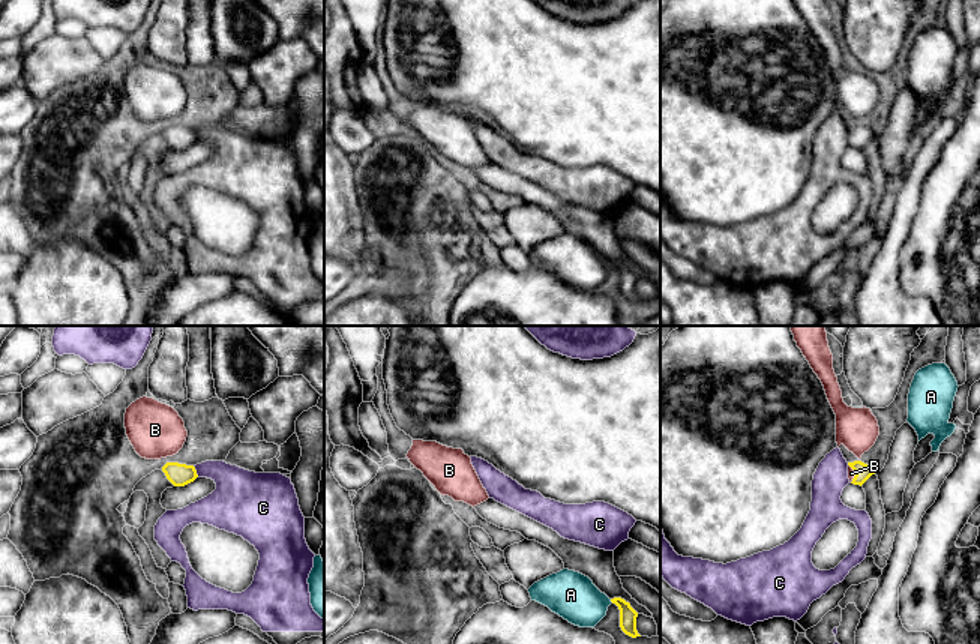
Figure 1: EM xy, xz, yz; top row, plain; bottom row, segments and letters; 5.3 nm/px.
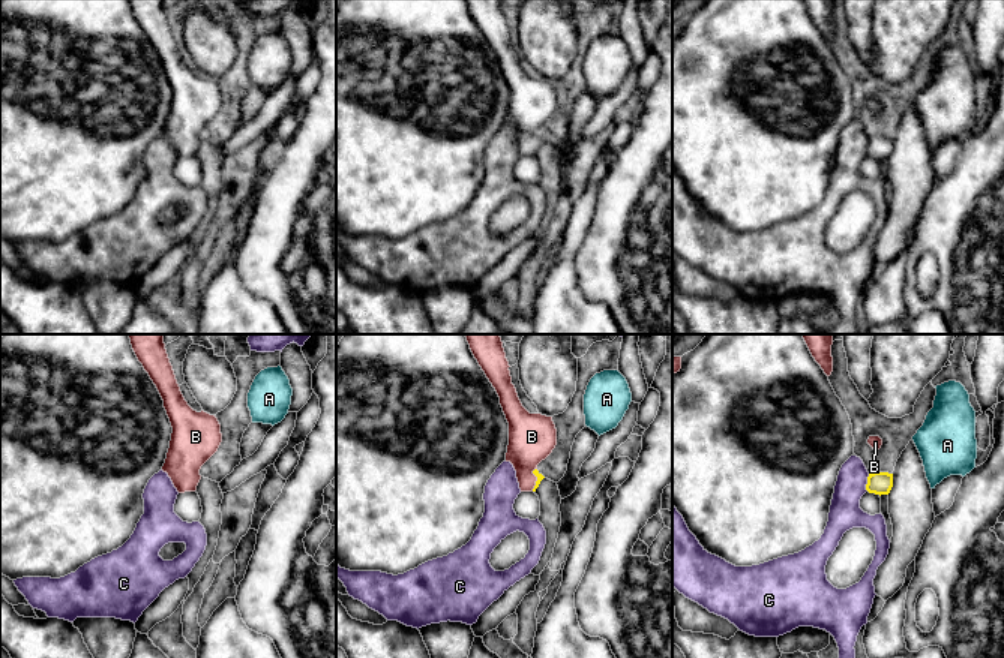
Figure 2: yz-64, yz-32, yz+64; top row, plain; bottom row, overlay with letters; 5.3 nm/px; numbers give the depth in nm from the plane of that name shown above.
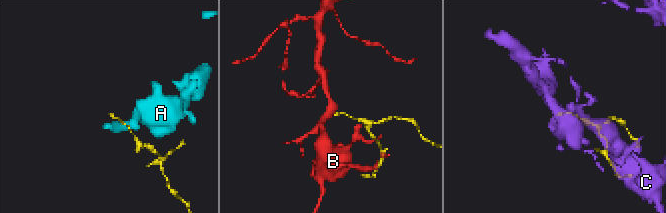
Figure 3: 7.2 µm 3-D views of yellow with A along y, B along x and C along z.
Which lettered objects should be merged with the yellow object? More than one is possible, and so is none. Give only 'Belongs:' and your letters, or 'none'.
Belongs: B

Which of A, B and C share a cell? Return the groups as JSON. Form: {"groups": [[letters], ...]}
{"groups": [["A"], ["B"], ["C"]]}

